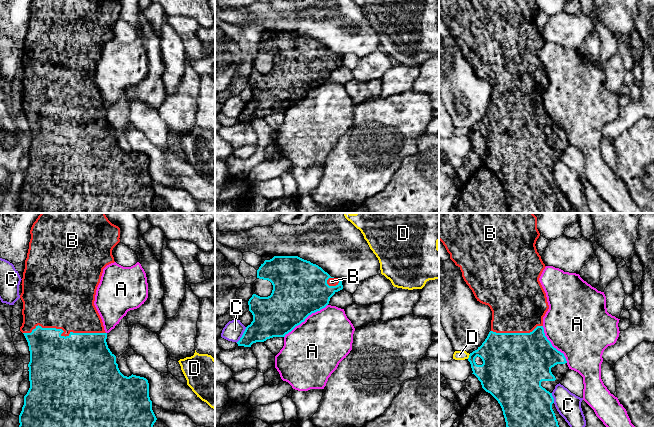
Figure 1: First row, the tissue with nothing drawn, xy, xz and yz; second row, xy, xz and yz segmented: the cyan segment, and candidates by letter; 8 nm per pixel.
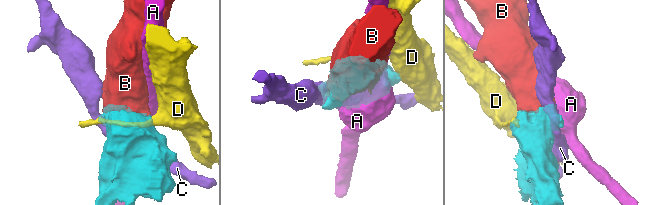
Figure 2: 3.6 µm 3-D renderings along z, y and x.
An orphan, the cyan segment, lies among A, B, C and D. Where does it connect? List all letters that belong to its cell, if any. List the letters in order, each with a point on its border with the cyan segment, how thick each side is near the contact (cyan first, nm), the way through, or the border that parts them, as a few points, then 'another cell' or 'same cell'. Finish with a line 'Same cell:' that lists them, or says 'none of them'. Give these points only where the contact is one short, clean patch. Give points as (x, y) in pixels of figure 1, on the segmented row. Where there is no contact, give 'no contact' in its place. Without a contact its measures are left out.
A: contact xz (305, 318); calibres 440 and 440 nm; another cell
B: contact xy (62, 336); calibres 500 and 380 nm; same cell
C: contact xz (242, 335); calibres 280 and 160 nm; another cell
D: contact yz (469, 356); calibres 320 and 80 nm; border yz (470, 354), (467, 358); another cell
Same cell: B

